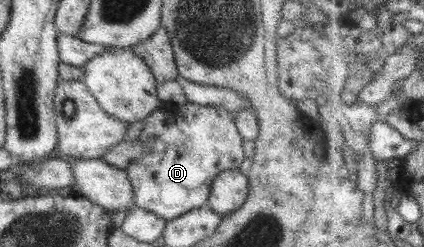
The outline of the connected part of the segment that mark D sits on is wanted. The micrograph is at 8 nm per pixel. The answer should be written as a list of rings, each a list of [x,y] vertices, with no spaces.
[[[191,102],[177,106],[177,111],[173,113],[167,113],[161,104],[144,117],[141,134],[135,140],[145,145],[147,152],[143,152],[124,169],[133,188],[133,207],[149,211],[169,221],[205,204],[213,178],[221,171],[239,169],[241,161],[245,158],[242,149],[243,139],[235,127],[233,118],[234,114],[225,107],[203,106]]]

